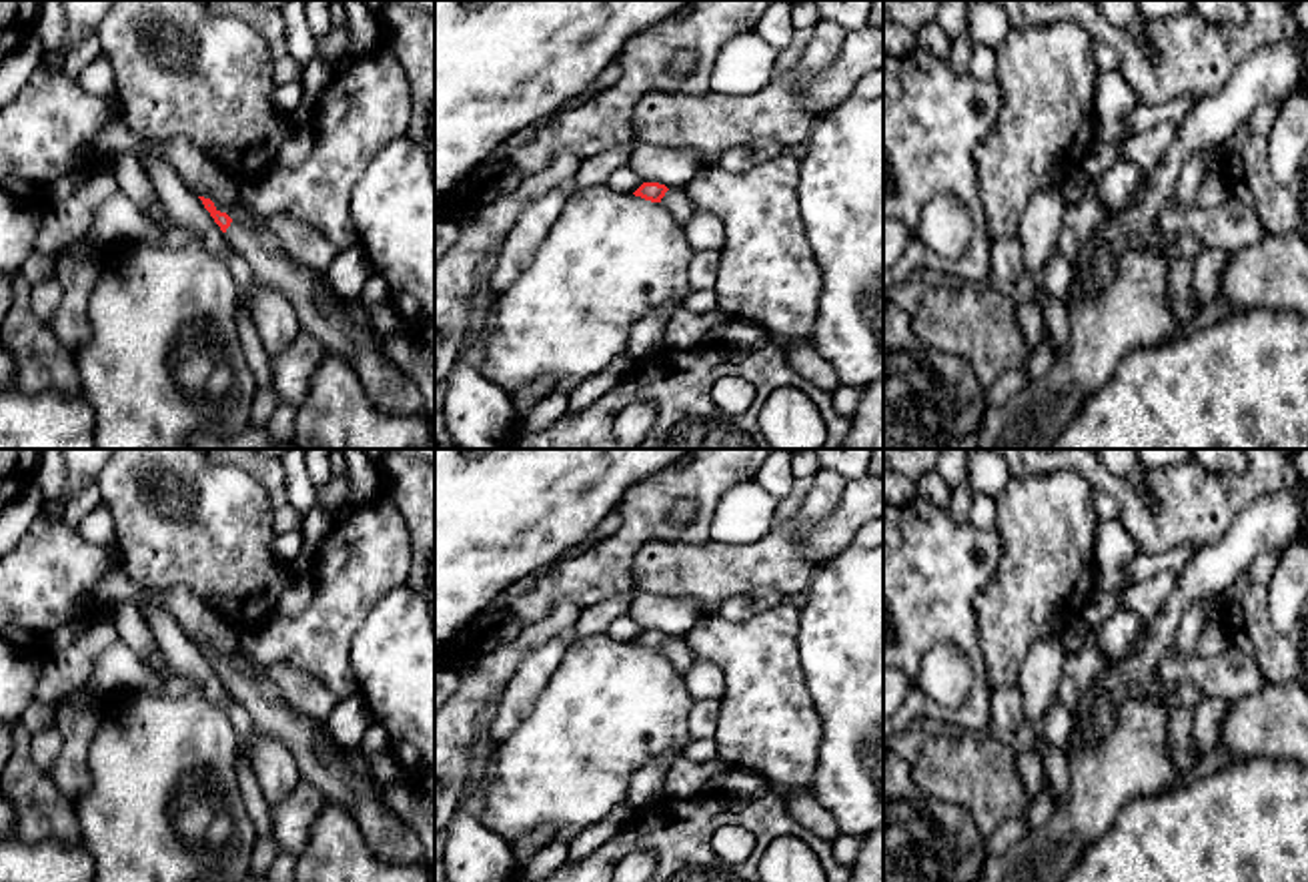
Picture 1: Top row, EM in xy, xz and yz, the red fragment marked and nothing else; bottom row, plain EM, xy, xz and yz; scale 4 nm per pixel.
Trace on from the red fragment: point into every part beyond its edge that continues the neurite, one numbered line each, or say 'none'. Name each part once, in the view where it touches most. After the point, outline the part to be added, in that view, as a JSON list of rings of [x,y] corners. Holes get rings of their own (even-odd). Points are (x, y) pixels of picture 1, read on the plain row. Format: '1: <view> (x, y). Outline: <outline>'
1: xz (676, 650). Outline: [[[685,635],[669,637],[665,641],[665,645],[661,647],[661,653],[669,659],[673,670],[677,674],[683,674],[683,676],[693,666],[693,662],[697,659],[693,649],[689,647]]]

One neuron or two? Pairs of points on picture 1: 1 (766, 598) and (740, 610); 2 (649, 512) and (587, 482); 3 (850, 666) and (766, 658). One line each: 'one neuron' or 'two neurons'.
1: one neuron
2: two neurons
3: two neurons

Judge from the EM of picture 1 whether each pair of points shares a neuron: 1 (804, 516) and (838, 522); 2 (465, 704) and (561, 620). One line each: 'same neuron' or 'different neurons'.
1: different neurons
2: same neuron

